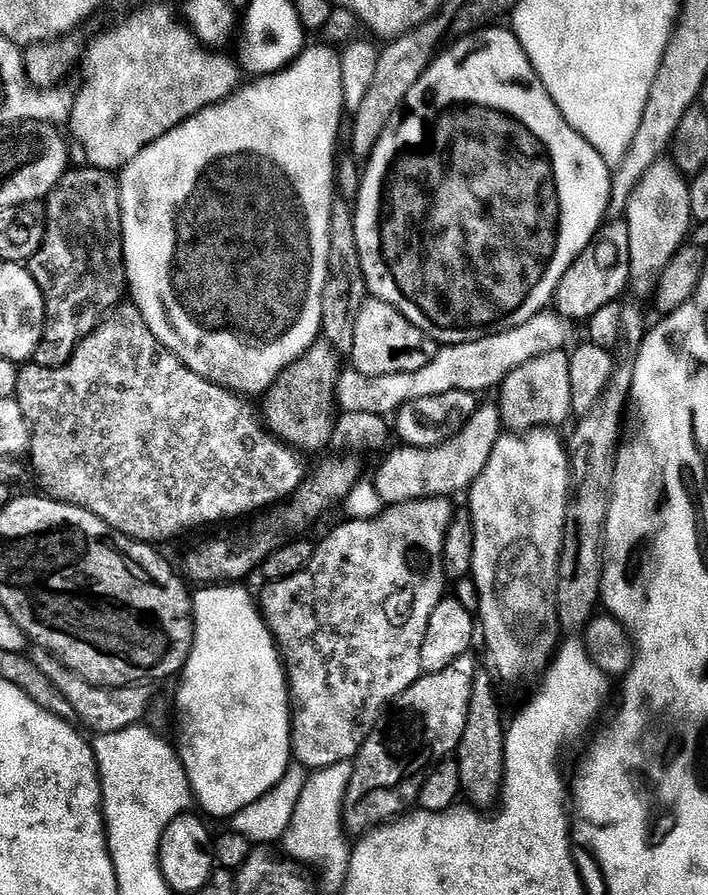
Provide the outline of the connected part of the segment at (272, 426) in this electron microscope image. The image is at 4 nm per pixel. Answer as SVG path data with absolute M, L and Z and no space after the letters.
M318 342L311 346L301 359L284 370L283 374L267 389L262 398L265 404L265 408L262 408L262 416L265 427L272 435L289 447L303 451L316 452L330 446L336 418L336 413L334 414L334 410L336 411L335 398L344 370L343 366L340 366L340 360L342 360L341 355L330 344Z

